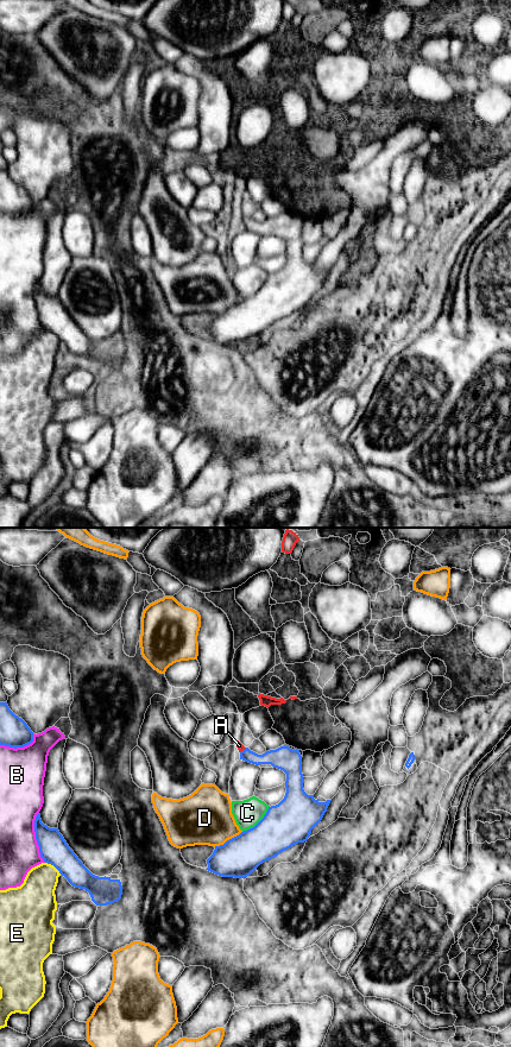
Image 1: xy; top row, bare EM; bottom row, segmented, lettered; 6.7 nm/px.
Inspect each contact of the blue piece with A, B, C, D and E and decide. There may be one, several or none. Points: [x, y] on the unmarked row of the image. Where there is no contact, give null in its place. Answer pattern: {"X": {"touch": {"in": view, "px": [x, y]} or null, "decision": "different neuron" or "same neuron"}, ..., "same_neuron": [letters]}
{"A": {"touch": {"in": "xy", "px": [244, 218]}, "decision": "same neuron"}, "B": {"touch": {"in": "xy", "px": [36, 306]}, "decision": "different neuron"}, "C": {"touch": {"in": "xy", "px": [259, 289]}, "decision": "different neuron"}, "D": {"touch": {"in": "xy", "px": [227, 308]}, "decision": "different neuron"}, "E": {"touch": {"in": "xy", "px": [54, 333]}, "decision": "different neuron"}, "same_neuron": ["A"]}

